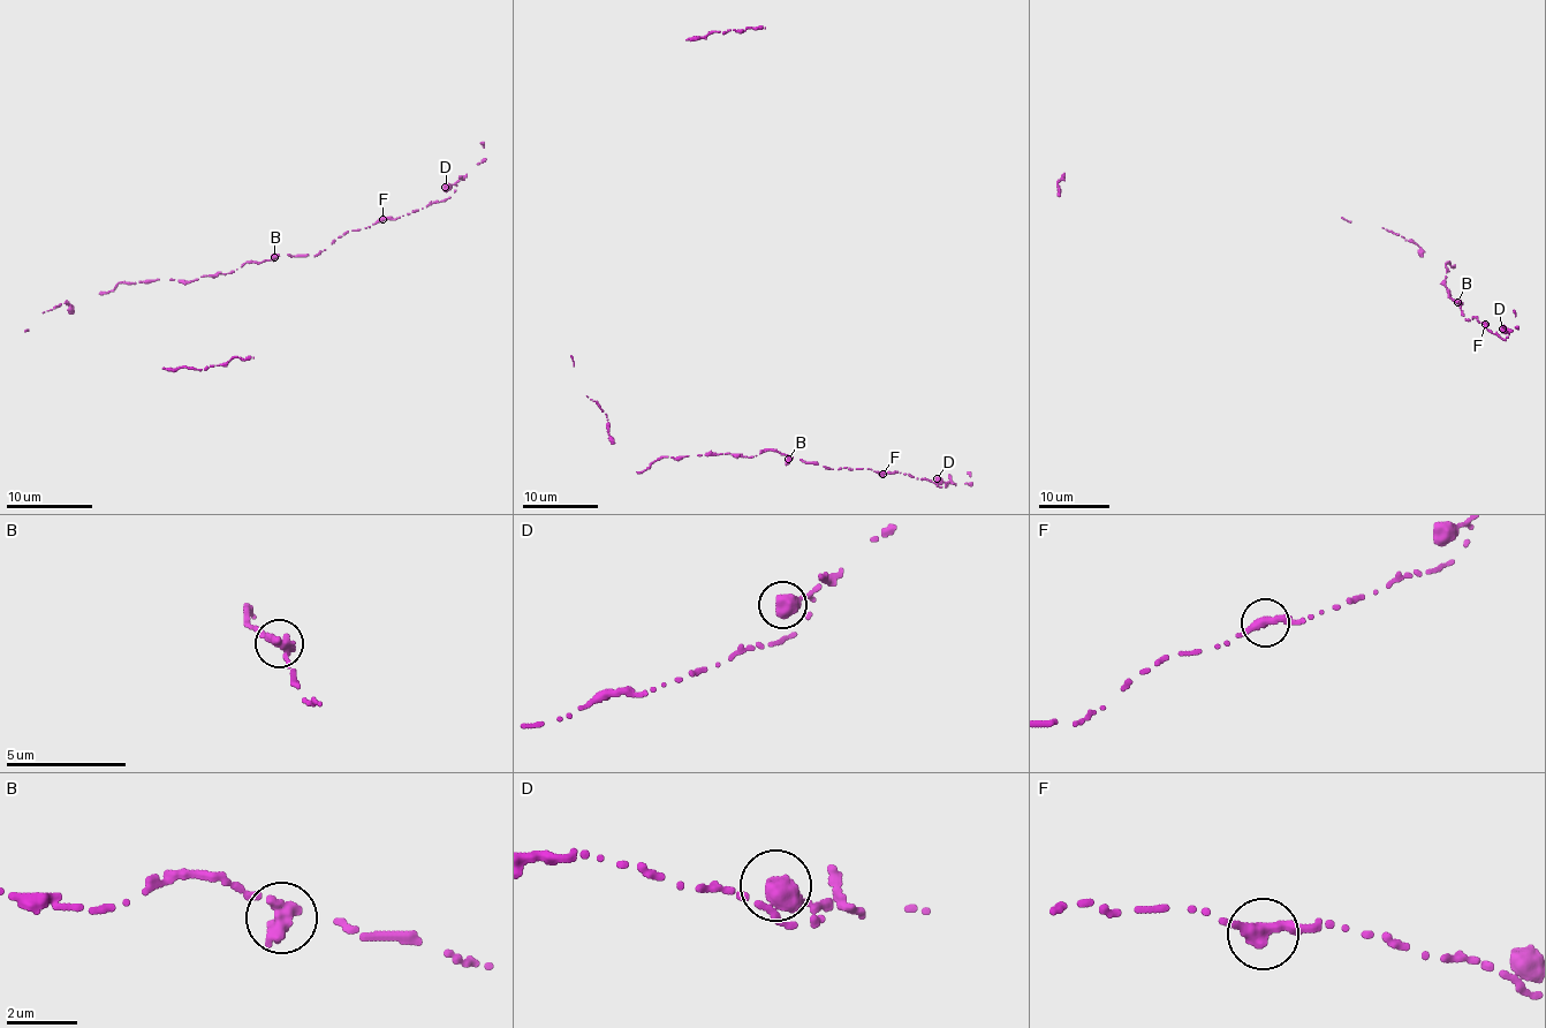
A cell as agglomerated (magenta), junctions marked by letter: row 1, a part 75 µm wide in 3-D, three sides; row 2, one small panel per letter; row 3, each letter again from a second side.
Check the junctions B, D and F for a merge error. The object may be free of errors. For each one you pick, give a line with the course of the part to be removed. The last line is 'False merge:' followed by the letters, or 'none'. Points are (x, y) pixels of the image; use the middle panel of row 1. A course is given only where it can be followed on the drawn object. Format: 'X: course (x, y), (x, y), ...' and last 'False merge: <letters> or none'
False merge: none

